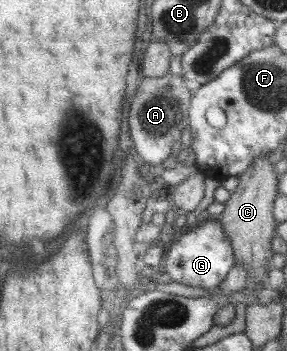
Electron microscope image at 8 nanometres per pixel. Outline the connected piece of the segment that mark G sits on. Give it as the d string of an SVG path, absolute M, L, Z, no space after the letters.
M205 221L185 228L172 237L167 257L158 271L168 273L171 281L193 288L216 288L227 279L233 266L233 253L229 239L224 235L220 222Z

